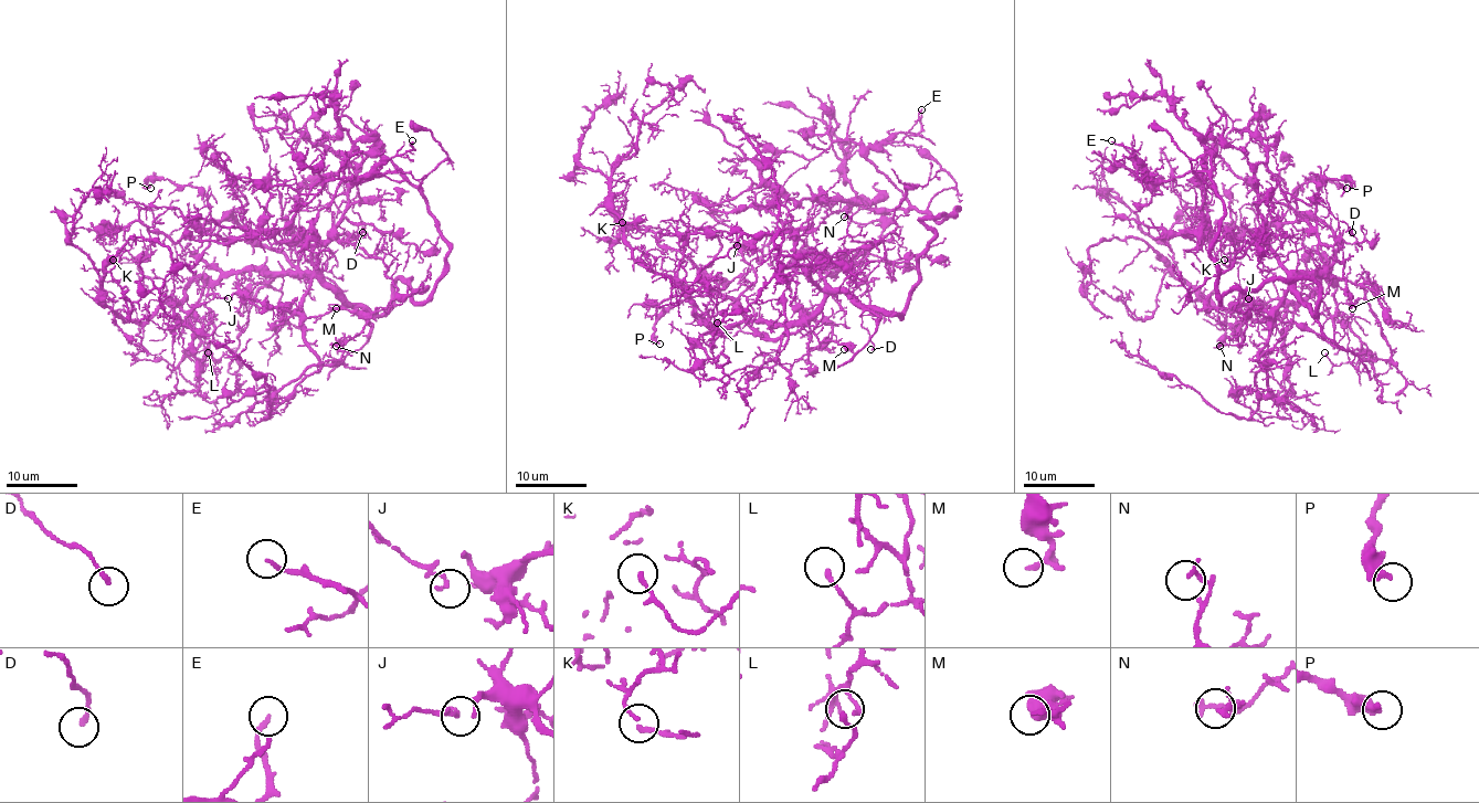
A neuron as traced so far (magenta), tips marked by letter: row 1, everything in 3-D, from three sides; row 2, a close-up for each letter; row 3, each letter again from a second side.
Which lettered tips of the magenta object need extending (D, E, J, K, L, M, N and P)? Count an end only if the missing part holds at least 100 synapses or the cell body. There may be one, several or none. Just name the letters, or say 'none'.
none

